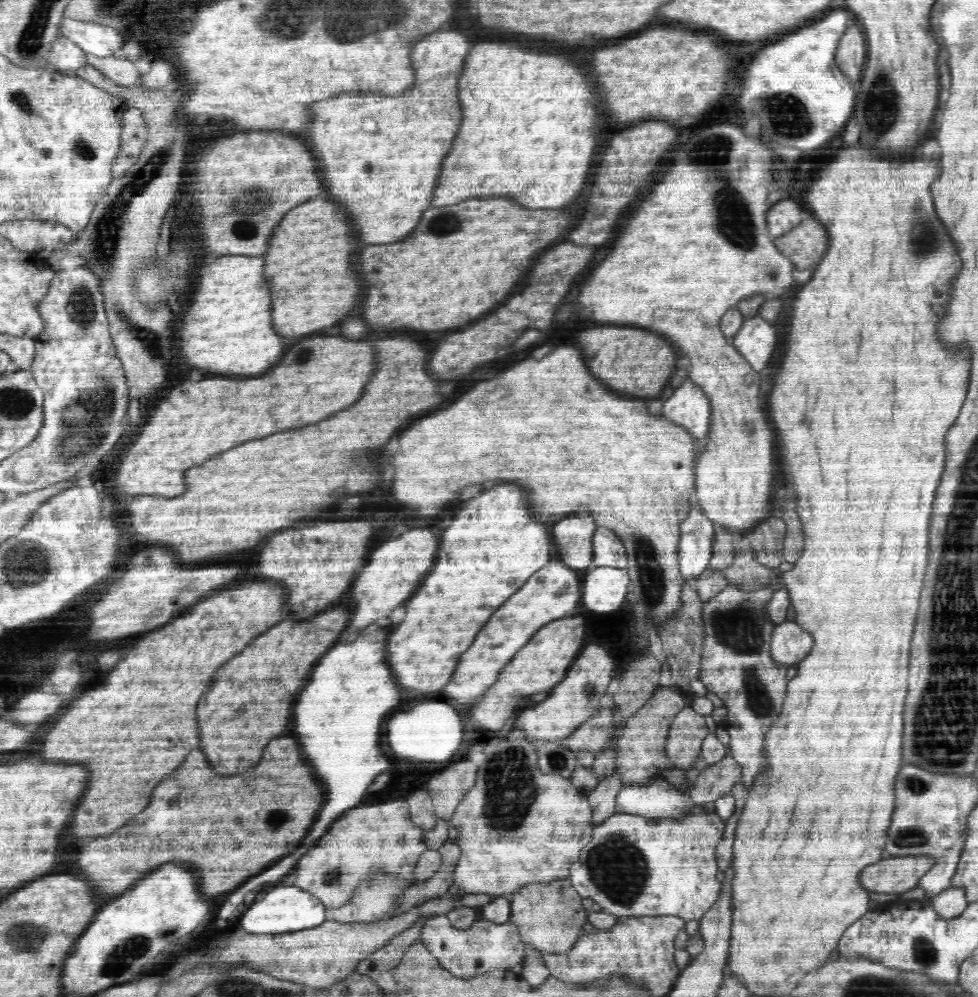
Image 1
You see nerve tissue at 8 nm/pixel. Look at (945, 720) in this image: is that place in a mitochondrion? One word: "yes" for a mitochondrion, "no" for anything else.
yes

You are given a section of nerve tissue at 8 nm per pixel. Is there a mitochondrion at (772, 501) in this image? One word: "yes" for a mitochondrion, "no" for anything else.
no

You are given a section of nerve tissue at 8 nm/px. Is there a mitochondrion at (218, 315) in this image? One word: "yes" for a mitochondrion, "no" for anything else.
no

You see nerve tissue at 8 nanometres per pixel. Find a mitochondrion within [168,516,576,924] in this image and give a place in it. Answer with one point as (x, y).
(510, 789)

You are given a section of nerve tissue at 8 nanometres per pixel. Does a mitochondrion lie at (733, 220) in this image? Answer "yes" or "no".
yes

